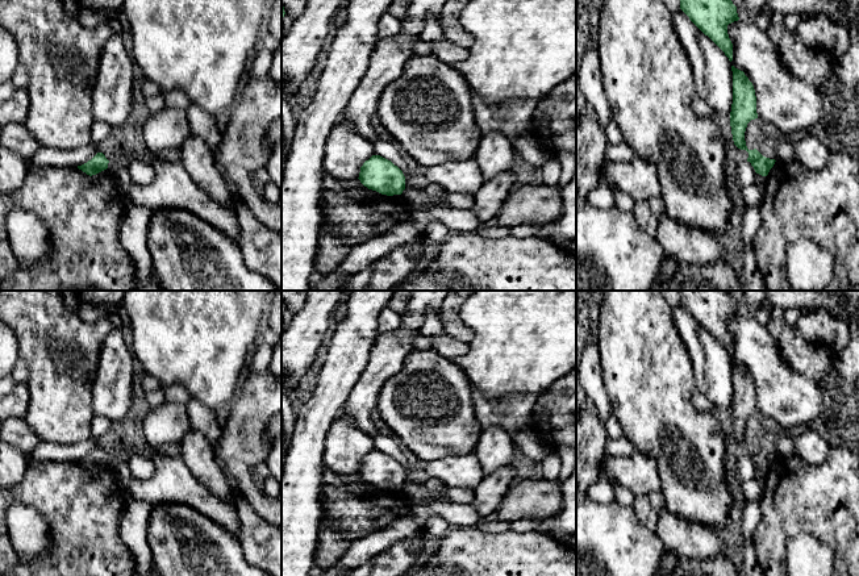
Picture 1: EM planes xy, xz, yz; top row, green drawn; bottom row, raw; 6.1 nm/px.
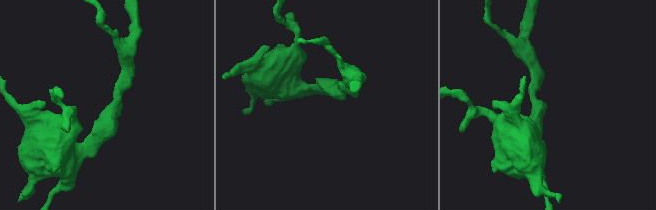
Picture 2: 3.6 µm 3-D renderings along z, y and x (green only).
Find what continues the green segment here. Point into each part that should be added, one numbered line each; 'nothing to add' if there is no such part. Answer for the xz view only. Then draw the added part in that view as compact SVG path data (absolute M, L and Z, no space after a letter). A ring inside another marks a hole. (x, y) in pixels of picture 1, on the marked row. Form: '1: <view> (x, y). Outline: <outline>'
nothing to add

